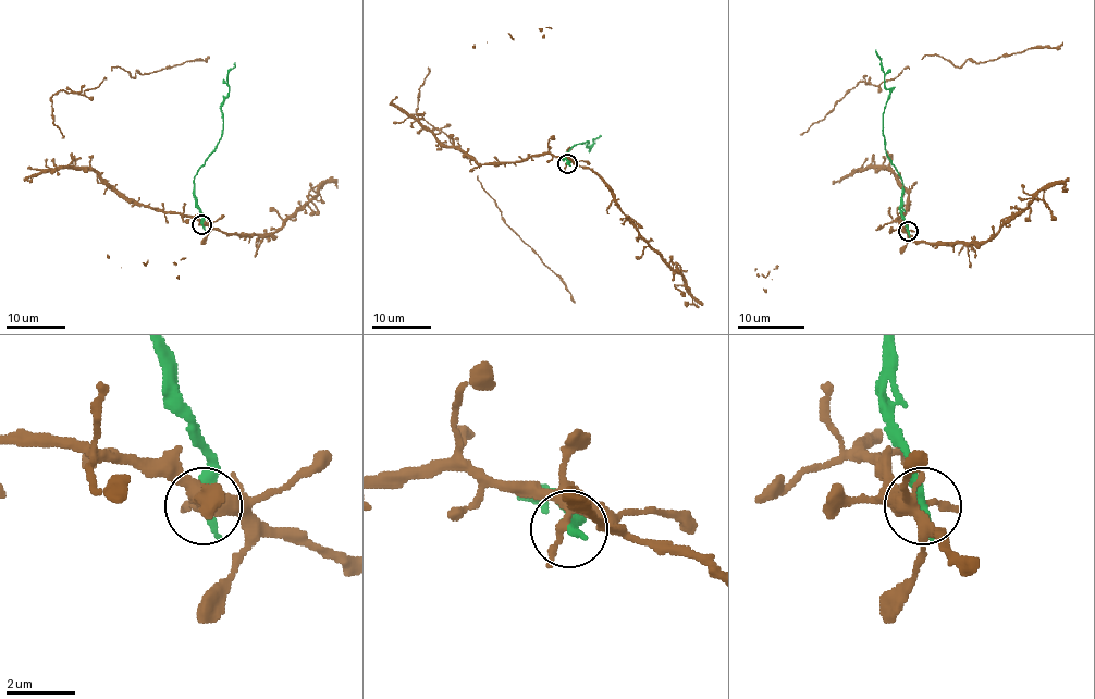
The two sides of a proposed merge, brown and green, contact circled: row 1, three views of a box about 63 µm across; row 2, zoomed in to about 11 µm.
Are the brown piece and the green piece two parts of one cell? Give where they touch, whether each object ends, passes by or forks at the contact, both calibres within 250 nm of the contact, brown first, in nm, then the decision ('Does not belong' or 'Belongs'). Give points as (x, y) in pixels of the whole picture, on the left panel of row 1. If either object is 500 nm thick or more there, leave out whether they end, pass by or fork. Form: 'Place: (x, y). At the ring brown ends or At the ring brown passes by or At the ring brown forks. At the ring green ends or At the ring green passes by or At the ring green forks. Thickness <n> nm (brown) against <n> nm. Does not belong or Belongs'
Place: (201, 224). At the ring brown forks. At the ring green ends. Thickness 240 nm (brown) against 400 nm. Does not belong

